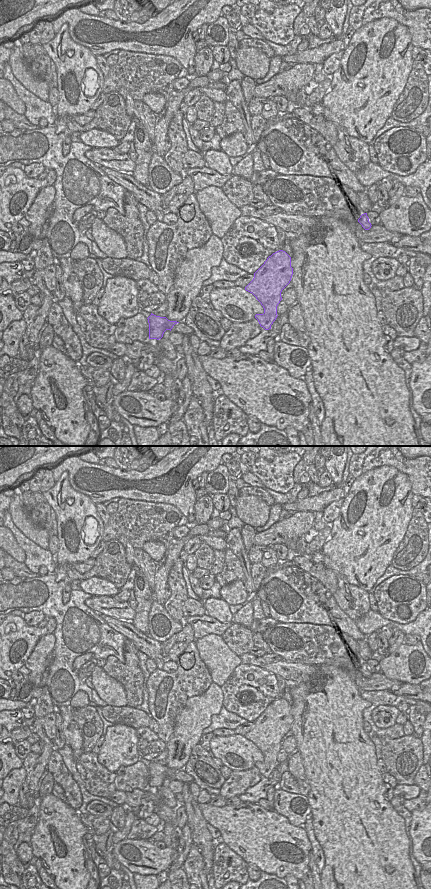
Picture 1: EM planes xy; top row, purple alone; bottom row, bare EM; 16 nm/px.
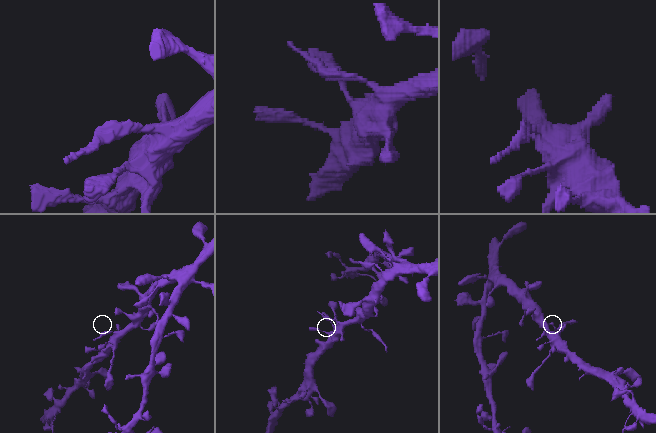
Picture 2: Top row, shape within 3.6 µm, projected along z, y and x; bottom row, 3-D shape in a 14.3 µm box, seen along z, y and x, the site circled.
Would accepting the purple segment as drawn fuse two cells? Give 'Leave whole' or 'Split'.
Split.

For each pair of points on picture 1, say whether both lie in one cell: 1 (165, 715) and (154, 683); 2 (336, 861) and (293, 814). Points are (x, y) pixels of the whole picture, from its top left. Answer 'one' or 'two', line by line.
1: one
2: two

